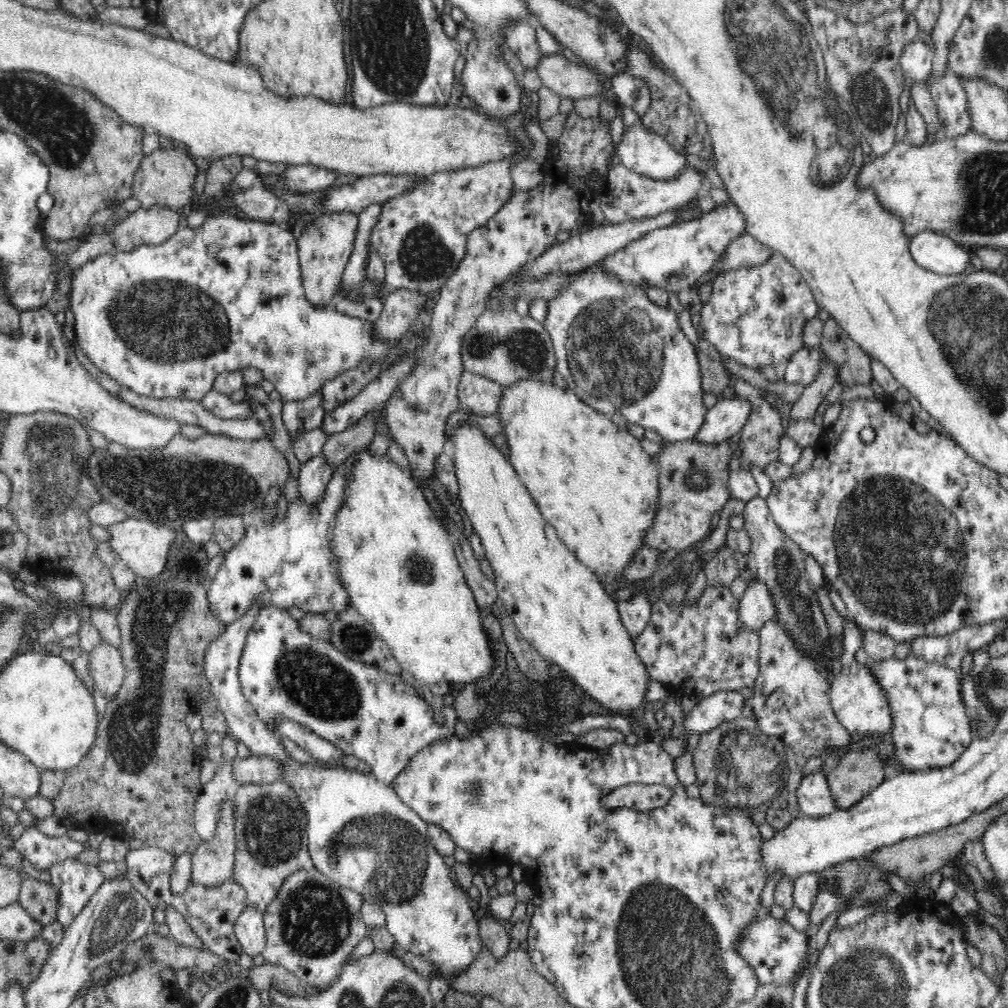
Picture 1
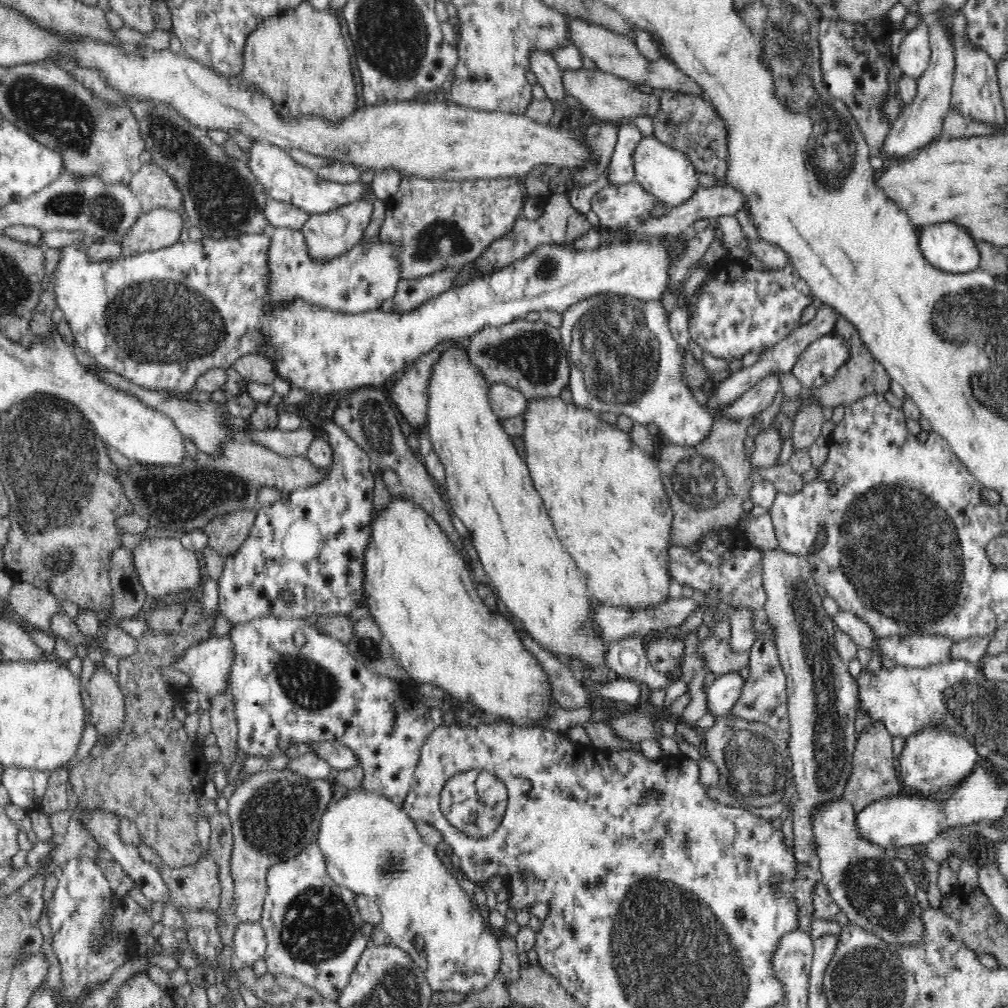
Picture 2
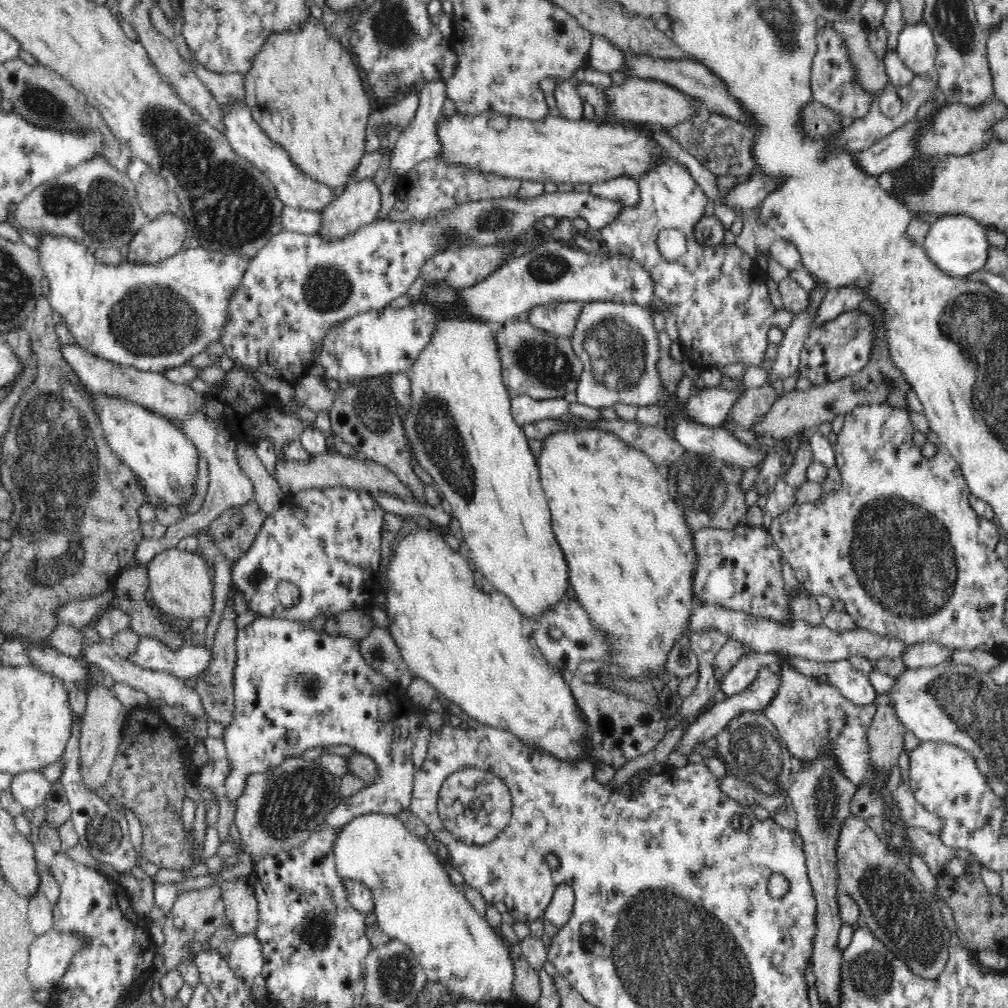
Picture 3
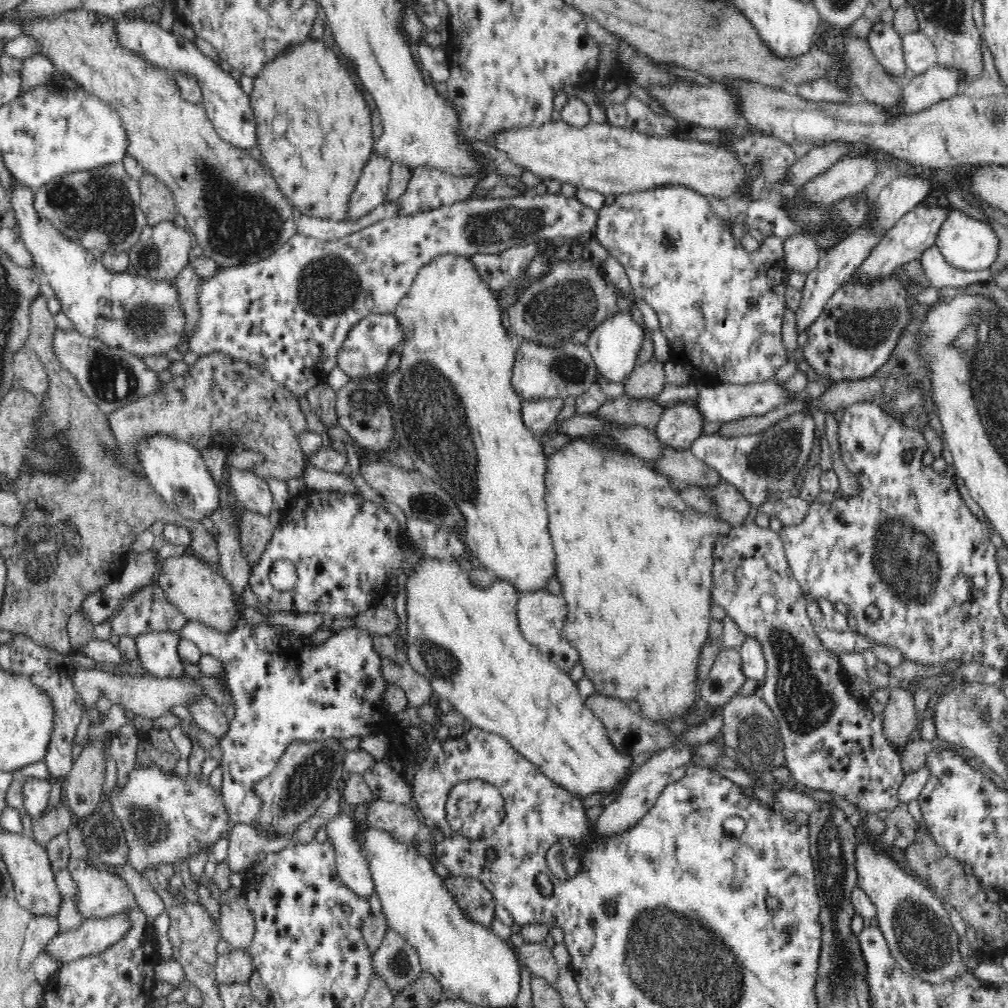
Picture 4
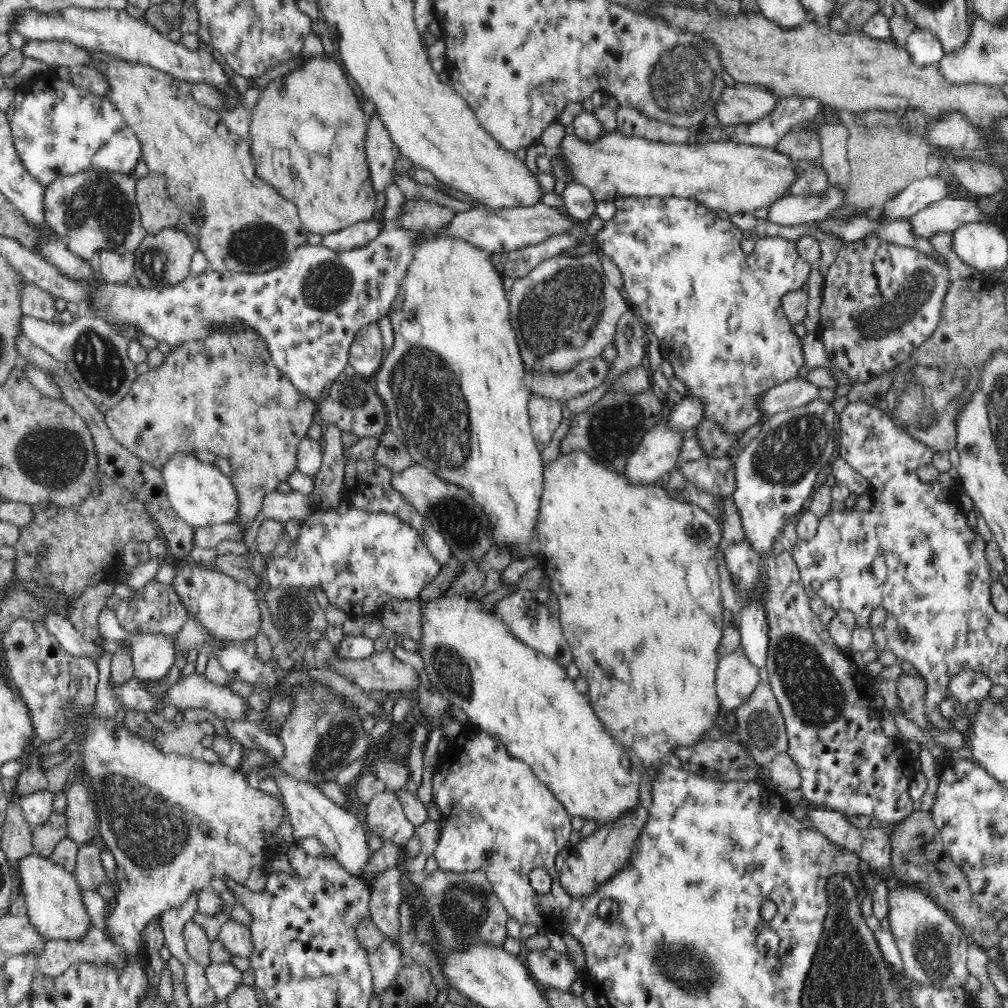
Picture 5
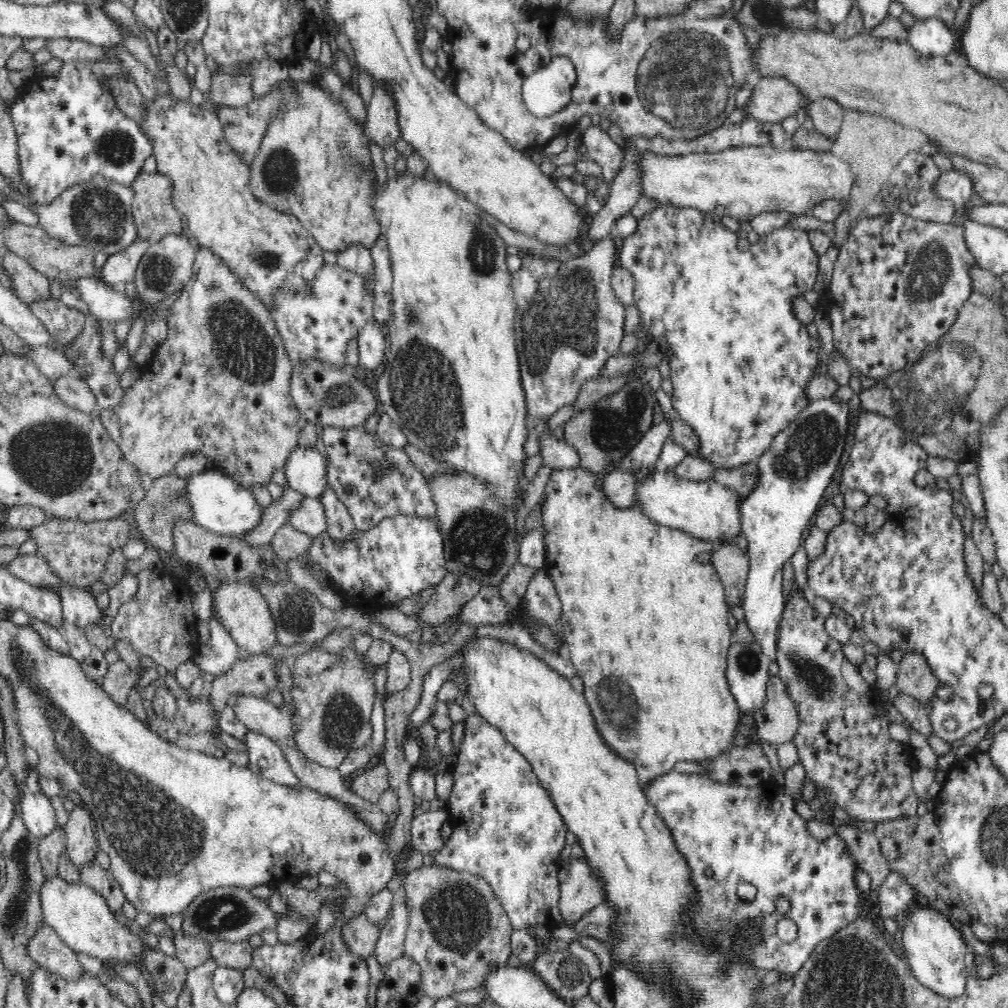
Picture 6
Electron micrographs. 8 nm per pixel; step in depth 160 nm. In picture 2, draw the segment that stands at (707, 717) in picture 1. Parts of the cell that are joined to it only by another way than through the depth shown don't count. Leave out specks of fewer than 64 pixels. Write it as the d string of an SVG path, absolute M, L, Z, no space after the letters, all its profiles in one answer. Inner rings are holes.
M738 673L721 674L706 689L708 709L718 717L730 716L731 708L741 695L744 678Z

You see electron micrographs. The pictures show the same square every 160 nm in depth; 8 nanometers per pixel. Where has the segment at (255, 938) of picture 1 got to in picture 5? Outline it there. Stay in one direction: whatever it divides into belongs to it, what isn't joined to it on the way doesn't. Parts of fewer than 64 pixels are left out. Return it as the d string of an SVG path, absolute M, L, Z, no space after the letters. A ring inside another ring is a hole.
M210 963L205 968L205 977L210 983L210 988L215 992L217 1000L225 1002L229 994L240 988L242 971L229 963Z

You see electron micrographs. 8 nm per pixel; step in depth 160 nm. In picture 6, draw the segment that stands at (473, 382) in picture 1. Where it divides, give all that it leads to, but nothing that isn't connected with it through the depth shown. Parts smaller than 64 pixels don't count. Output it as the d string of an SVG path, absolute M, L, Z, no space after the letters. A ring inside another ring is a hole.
M546 418L546 420L538 422L532 428L539 441L543 466L549 466L554 470L562 470L562 468L575 468L580 465L578 451L571 444L568 444L565 439L556 439L549 430L548 421L549 418Z

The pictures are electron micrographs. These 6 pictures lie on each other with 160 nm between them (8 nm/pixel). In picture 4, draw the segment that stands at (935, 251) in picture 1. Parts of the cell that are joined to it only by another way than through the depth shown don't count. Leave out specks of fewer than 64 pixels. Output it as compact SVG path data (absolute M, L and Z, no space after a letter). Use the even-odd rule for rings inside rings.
M951 209L948 218L938 230L935 245L946 261L954 268L964 271L987 270L996 264L998 257L998 235L988 222L964 215L962 211Z

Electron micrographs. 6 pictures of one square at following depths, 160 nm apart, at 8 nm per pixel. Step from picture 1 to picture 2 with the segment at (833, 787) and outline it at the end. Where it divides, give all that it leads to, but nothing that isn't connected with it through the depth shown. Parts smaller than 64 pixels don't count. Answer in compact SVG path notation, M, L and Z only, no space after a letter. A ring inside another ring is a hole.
M875 722L859 737L853 753L853 768L846 789L842 792L843 799L853 806L856 813L875 800L888 799L892 794L898 794L902 786L900 777L896 776L897 769L894 768L892 734L888 734L886 728Z

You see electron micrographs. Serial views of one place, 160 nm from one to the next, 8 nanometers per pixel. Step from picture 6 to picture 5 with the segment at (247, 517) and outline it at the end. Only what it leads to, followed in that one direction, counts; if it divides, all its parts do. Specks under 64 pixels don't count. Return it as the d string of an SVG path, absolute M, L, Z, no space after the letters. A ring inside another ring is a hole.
M178 452L172 458L168 458L162 467L164 467L164 472L160 470L160 473L164 474L164 480L166 480L164 487L167 492L166 497L177 515L188 525L192 525L194 528L197 526L204 528L212 524L218 526L218 524L228 524L238 516L238 493L234 490L231 478L224 475L215 465L202 464L194 452Z

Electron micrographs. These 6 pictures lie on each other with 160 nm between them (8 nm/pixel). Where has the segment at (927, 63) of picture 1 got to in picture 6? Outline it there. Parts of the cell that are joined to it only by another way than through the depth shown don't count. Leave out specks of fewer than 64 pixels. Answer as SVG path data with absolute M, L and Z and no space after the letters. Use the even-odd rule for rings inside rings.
M936 17L918 21L908 28L909 42L925 58L946 57L950 54L959 35L942 19Z

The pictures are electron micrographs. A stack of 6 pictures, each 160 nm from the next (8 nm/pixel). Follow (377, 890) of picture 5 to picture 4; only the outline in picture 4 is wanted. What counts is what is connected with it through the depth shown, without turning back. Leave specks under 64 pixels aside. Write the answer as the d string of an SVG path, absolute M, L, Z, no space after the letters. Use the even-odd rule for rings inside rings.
M387 928L378 950L371 954L372 970L395 994L423 971L416 949L394 929Z

